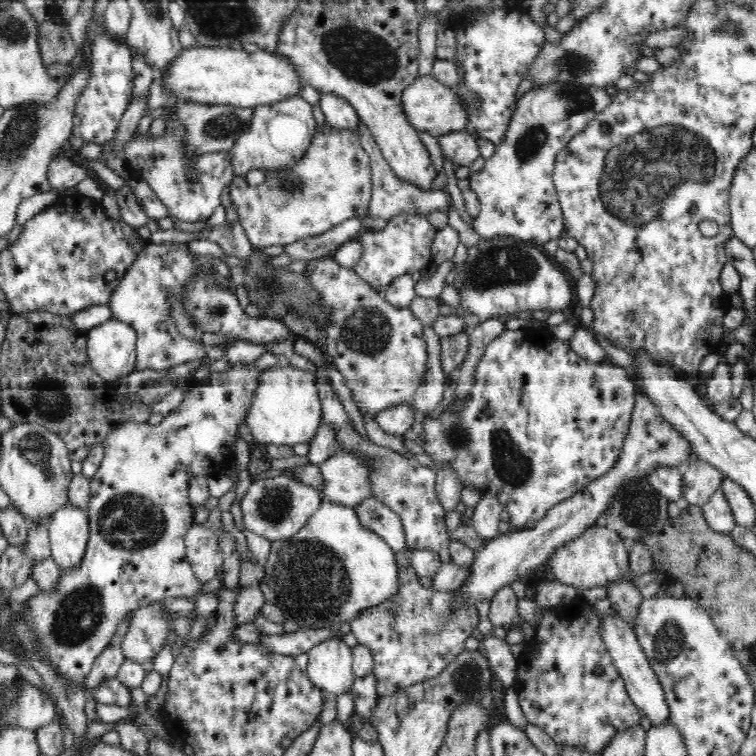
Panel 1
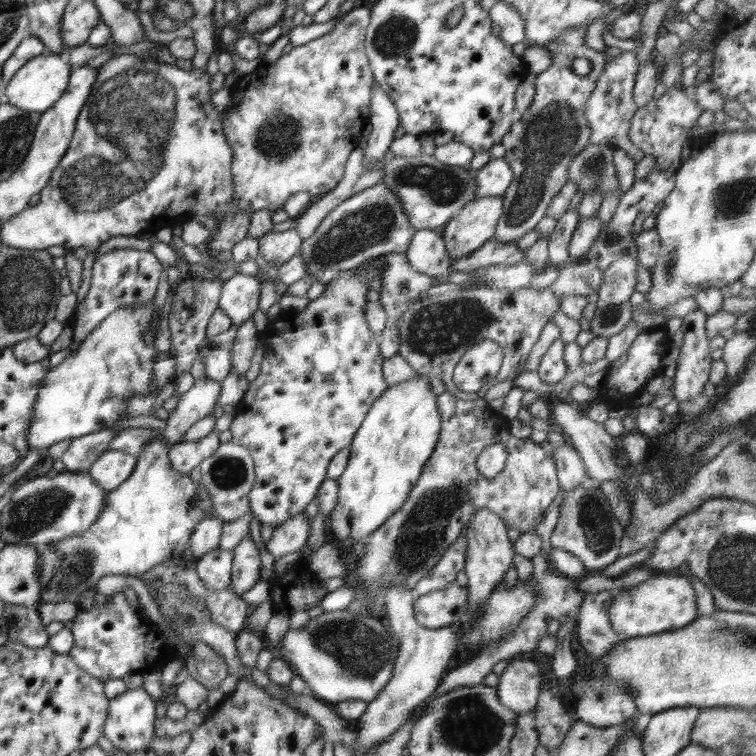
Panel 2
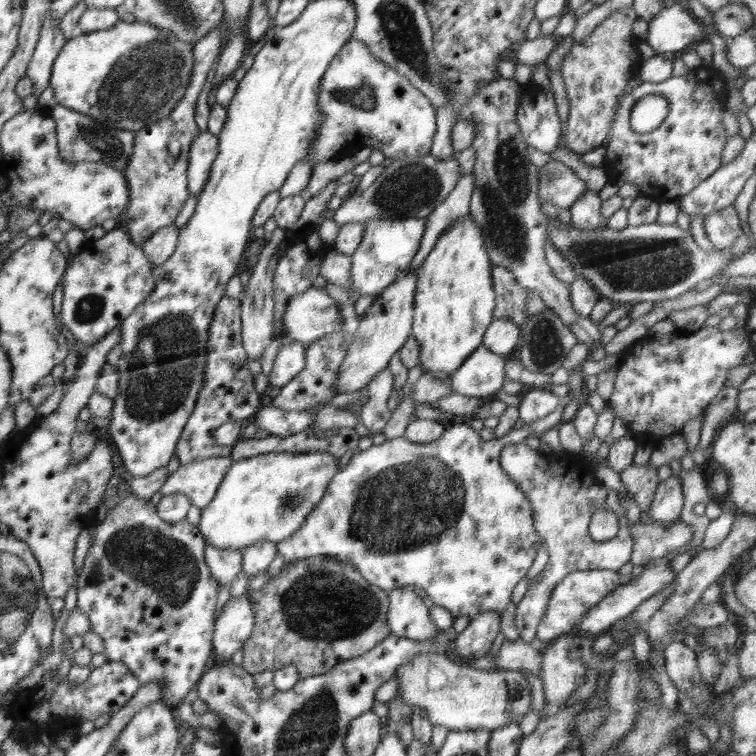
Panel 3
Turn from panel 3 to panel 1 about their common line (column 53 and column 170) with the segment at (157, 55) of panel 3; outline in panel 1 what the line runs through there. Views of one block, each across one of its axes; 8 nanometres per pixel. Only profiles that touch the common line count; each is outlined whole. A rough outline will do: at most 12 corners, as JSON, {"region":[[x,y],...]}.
{"region":[[199,44],[162,81],[177,100],[242,108],[298,96],[284,55]]}

